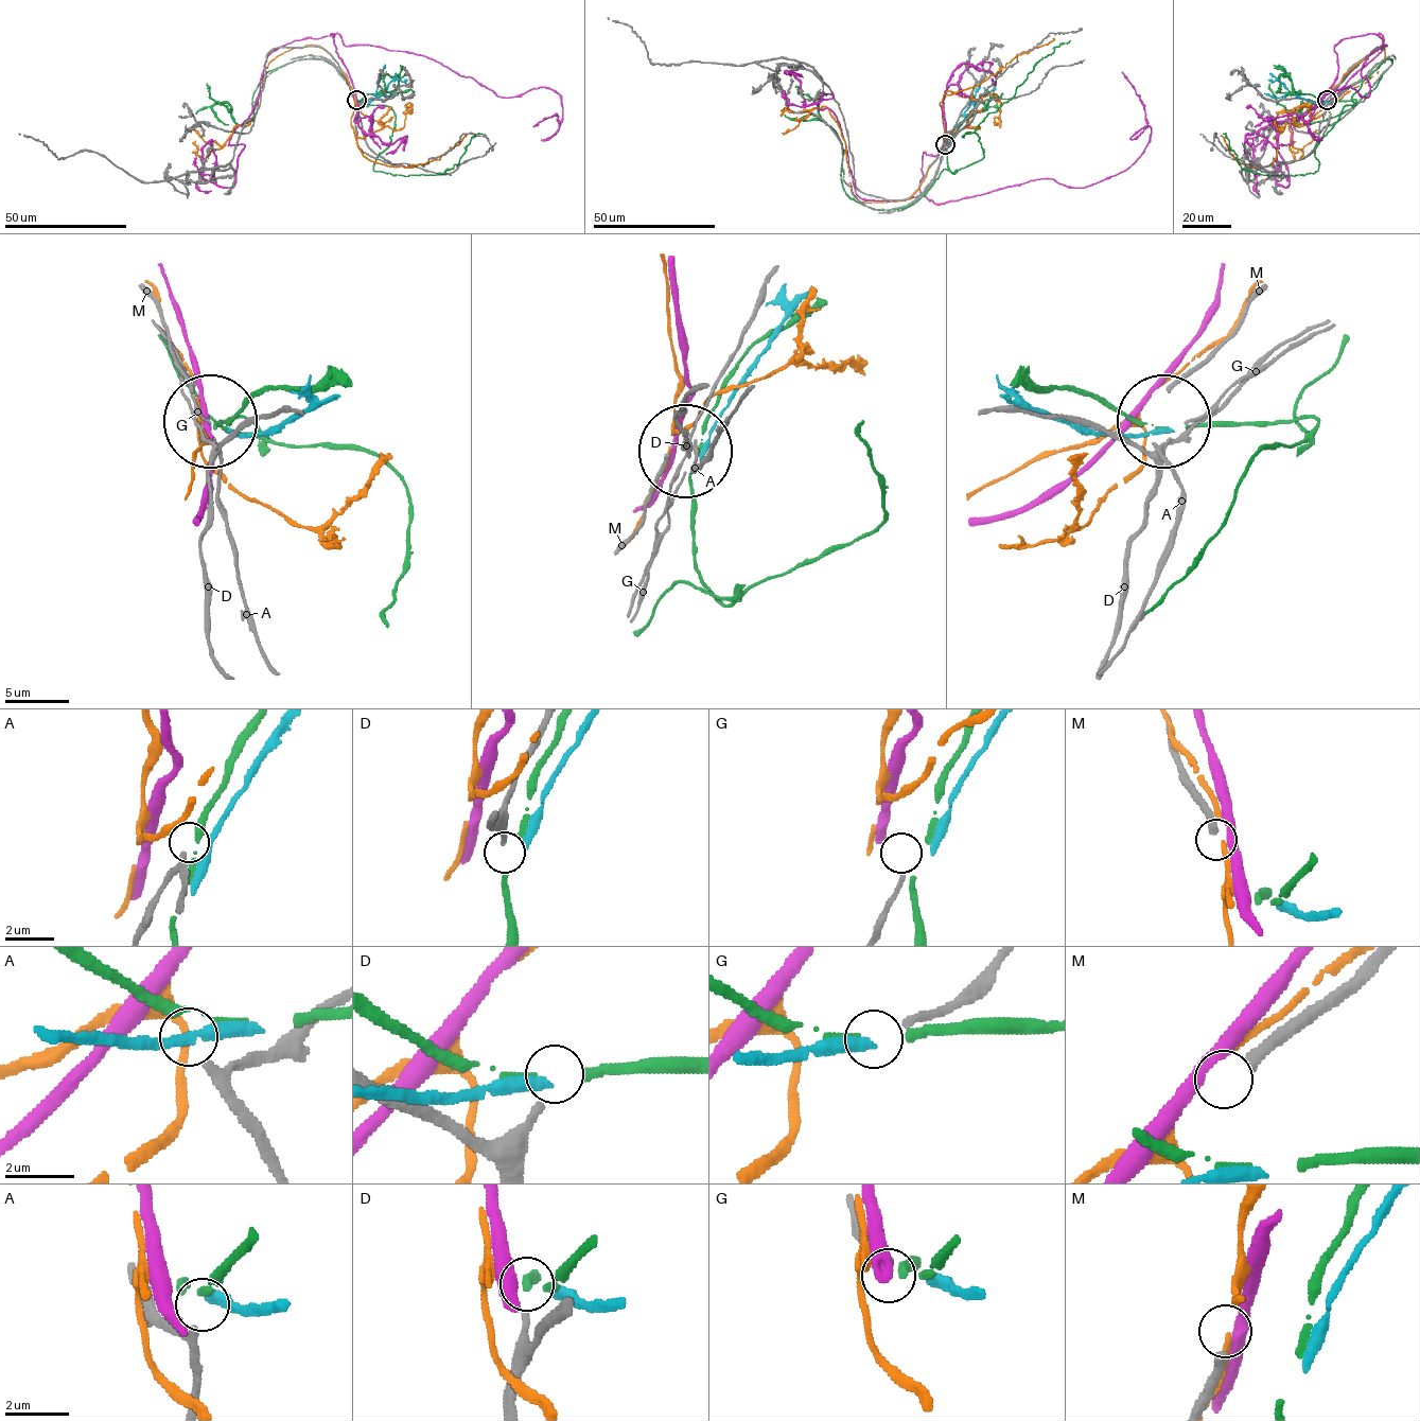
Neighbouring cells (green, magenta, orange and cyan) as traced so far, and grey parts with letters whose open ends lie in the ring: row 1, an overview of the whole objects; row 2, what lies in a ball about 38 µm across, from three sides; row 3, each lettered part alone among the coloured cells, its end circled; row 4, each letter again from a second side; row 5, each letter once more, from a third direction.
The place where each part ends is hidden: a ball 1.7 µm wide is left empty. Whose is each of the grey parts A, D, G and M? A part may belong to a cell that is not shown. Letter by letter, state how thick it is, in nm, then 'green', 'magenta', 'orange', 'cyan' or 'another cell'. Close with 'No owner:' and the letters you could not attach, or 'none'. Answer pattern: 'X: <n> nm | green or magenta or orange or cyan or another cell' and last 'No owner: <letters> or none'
A: 220 nm | another cell
D: 220 nm | another cell
G: 190 nm | another cell
M: 340 nm | another cell
No owner: A, D, G, M

